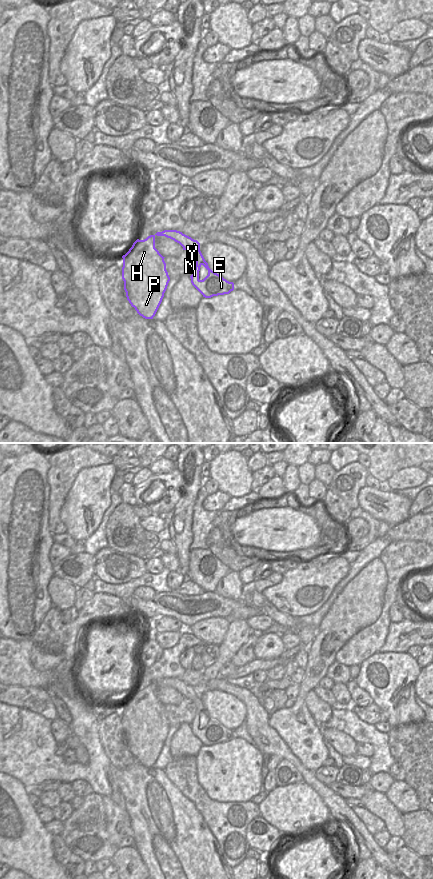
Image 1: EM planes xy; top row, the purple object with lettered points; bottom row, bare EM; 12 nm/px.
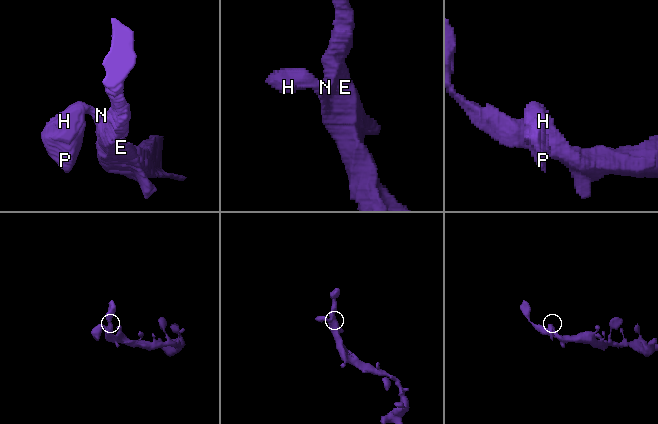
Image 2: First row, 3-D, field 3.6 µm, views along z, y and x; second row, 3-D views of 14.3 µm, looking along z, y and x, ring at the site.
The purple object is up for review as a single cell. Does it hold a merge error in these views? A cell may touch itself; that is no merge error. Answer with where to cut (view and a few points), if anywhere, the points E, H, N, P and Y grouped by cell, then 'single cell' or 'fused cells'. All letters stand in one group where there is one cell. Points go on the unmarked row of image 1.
no cut | E H N P Y | single cell

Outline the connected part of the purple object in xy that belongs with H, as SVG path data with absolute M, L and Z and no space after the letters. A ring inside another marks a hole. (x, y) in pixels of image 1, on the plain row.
M164 678L144 688L137 687L129 699L122 704L122 727L126 745L140 764L153 767L170 729L165 705L155 696L156 683L174 688L183 695L183 698L195 703L196 714L190 726L192 733L203 745L229 742L234 738L233 730L227 729L209 716L197 688L177 678ZM202 713L208 718L208 723L200 728L199 719Z

